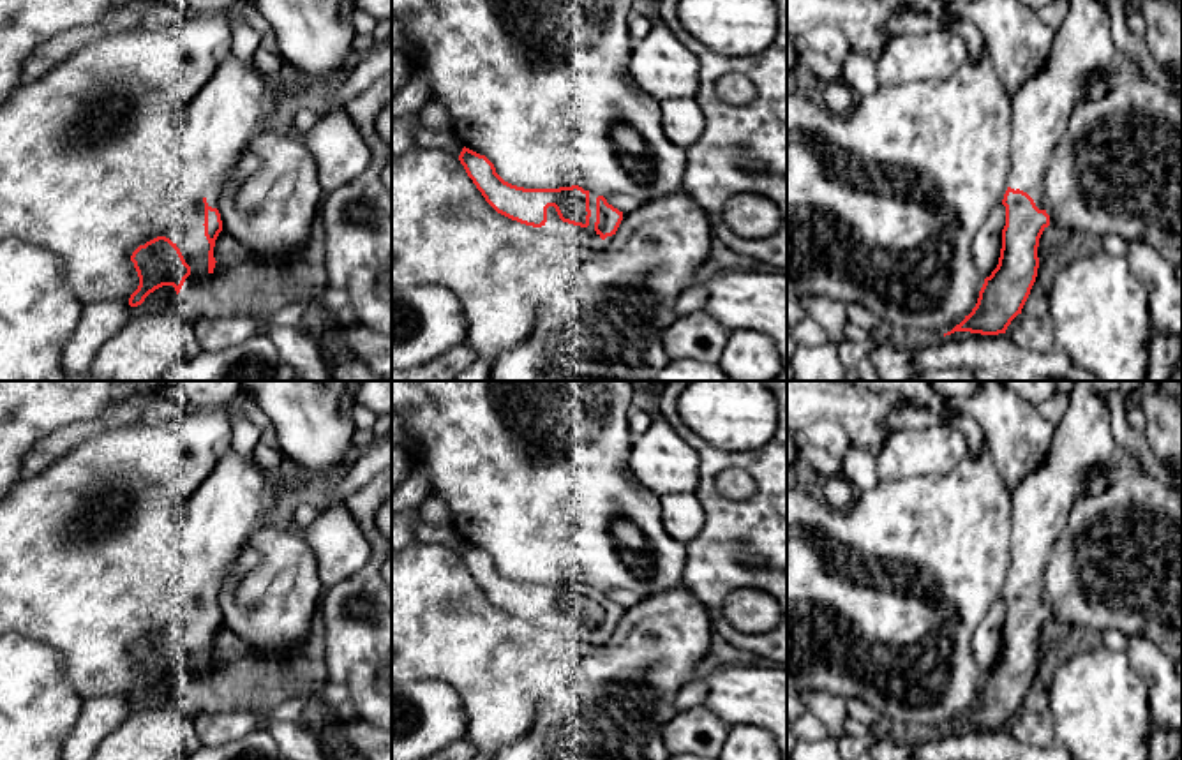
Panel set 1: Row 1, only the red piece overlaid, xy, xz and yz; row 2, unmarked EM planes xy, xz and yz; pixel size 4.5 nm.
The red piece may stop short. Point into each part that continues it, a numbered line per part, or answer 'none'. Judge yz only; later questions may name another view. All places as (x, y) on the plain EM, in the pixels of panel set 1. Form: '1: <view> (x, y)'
1: yz (1039, 506)

